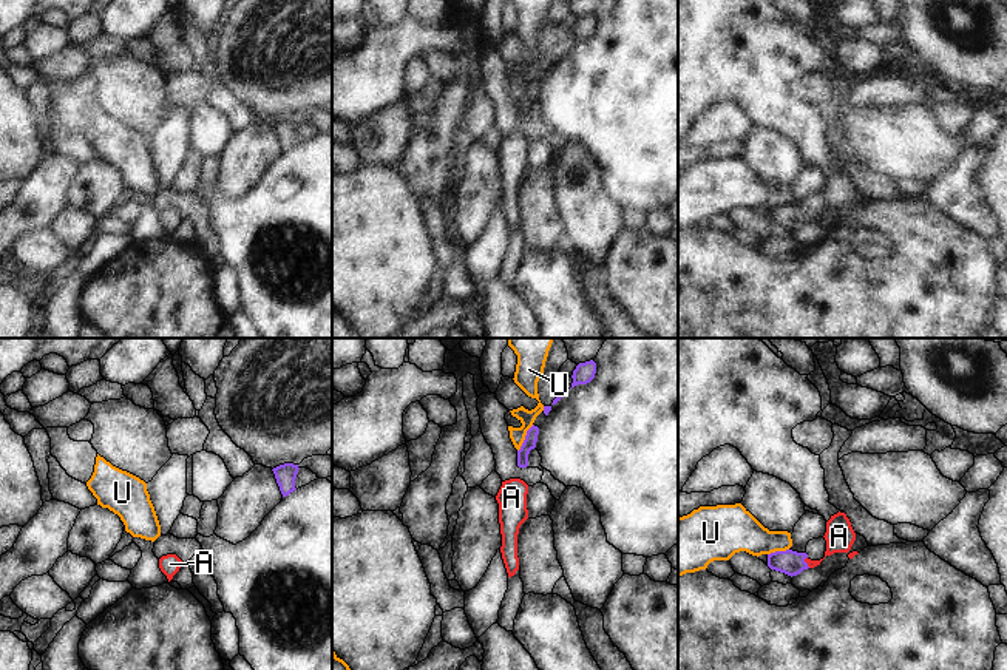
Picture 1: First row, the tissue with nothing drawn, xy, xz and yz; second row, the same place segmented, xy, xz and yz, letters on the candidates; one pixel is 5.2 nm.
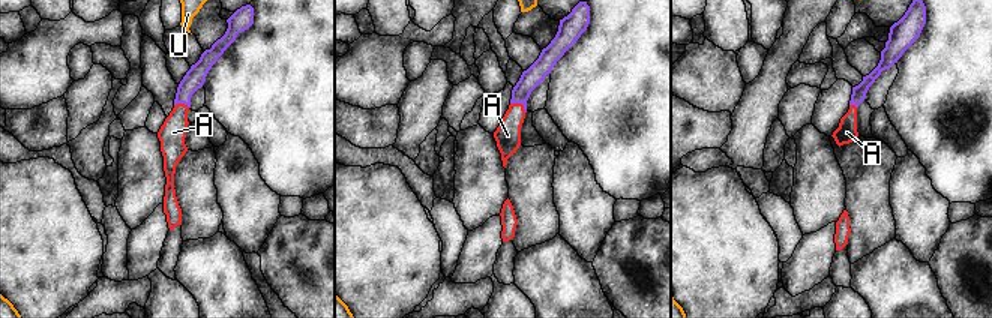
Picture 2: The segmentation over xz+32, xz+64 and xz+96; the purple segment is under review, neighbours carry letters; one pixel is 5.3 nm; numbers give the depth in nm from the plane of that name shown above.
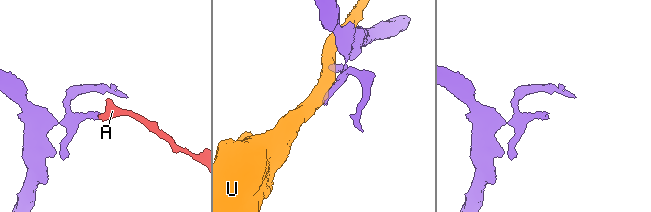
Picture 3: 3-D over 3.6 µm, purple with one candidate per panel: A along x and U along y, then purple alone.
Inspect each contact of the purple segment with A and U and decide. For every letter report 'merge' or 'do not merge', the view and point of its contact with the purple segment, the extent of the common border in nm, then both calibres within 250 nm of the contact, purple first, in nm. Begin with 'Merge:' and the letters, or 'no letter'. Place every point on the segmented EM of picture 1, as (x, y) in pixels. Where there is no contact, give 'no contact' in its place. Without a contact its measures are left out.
Merge: A
A: merge; meets purple in yz at (805, 562); contact 70 nm long; 130 nm thick on the purple side, 150 nm on the other
U: do not merge; meets purple in xz at (525, 439); contact 170 nm long; 70 nm thick on the purple side, 80 nm on the other

